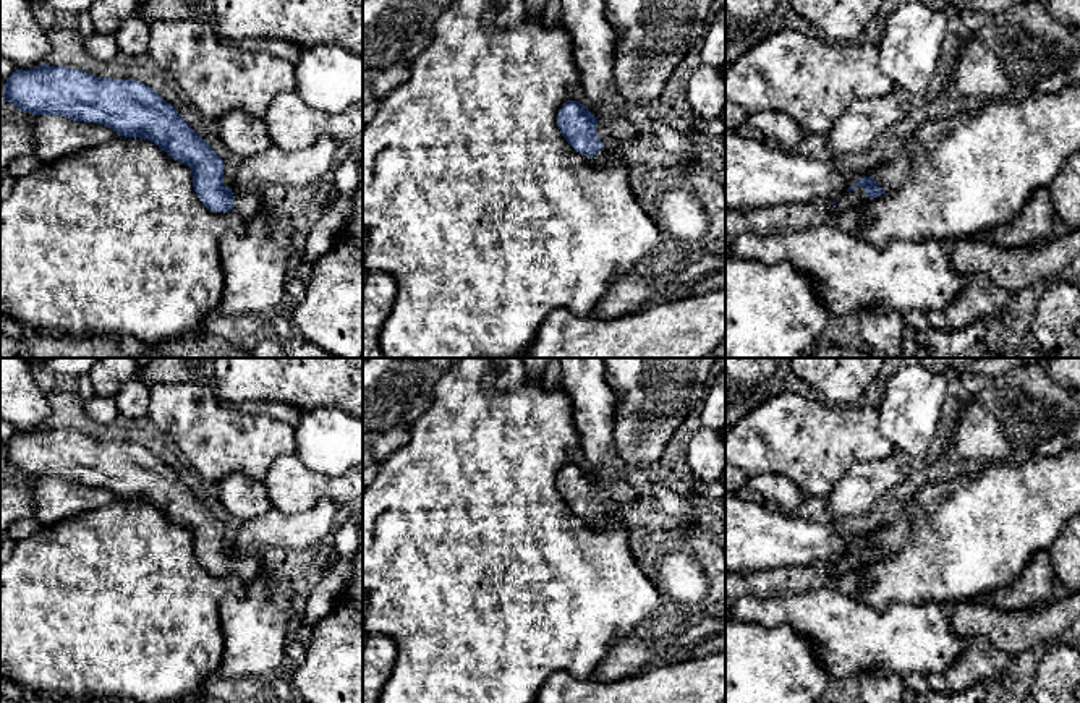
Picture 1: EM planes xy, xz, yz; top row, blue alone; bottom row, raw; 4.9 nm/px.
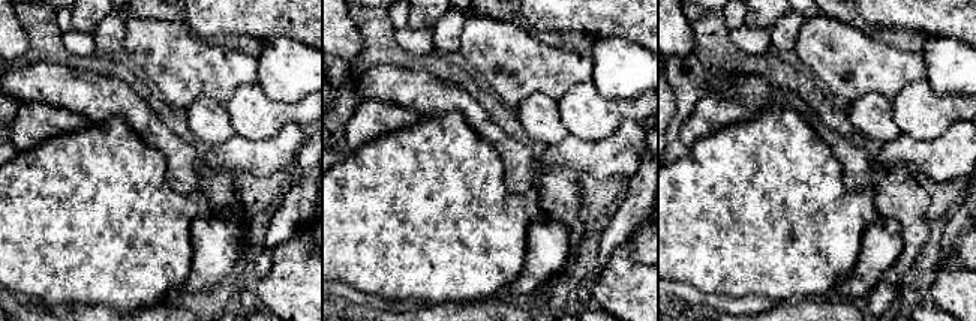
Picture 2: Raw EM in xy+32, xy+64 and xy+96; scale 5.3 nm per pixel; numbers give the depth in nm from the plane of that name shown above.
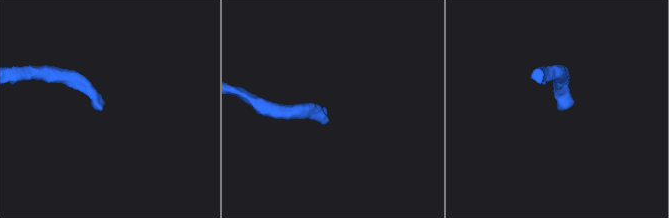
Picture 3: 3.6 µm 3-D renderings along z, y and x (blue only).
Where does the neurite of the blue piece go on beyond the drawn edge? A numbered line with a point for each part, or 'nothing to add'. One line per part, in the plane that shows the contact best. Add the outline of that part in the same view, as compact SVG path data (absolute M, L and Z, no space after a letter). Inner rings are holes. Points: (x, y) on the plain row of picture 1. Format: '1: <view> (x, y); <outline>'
1: xz (612, 491); M614 471L597 479L596 497L604 509L617 512L635 504L638 501L638 491L620 473Z

